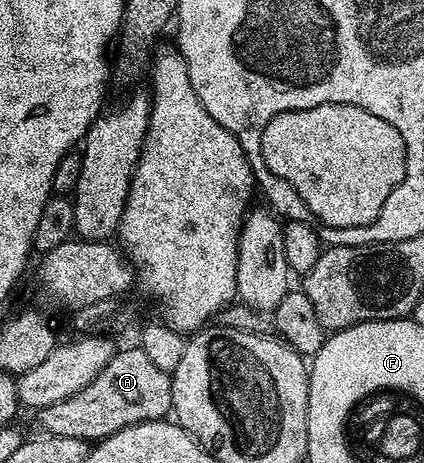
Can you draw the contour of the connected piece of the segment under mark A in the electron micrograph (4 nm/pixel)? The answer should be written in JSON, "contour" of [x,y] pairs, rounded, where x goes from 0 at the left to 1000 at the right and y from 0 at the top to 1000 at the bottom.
{"contour":[[[328,747],[269,758],[267,771],[215,827],[196,834],[186,851],[149,860],[120,877],[94,883],[97,916],[118,942],[186,946],[236,955],[300,920],[349,907],[387,907],[408,888],[408,823],[401,806],[375,799]]]}

